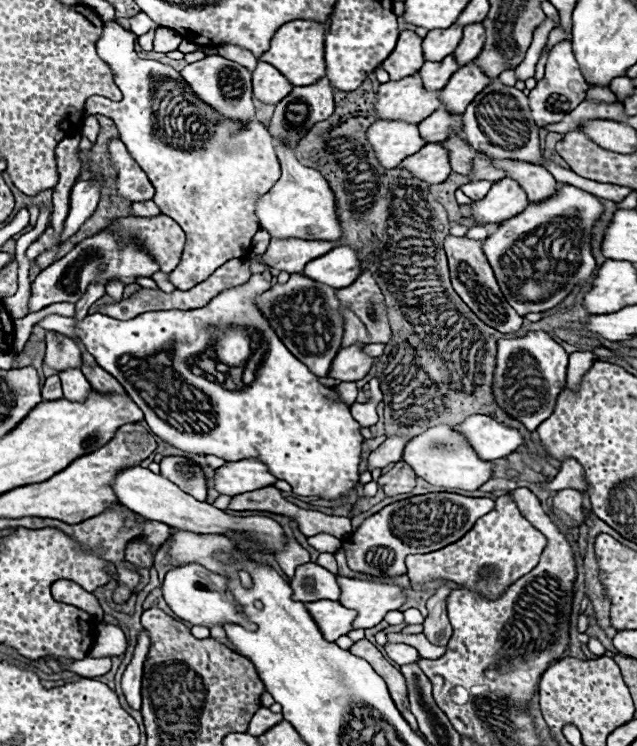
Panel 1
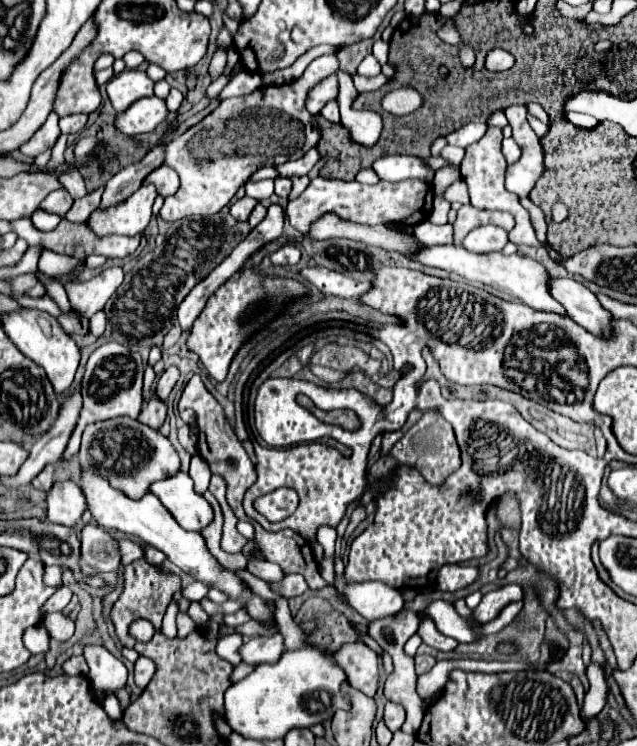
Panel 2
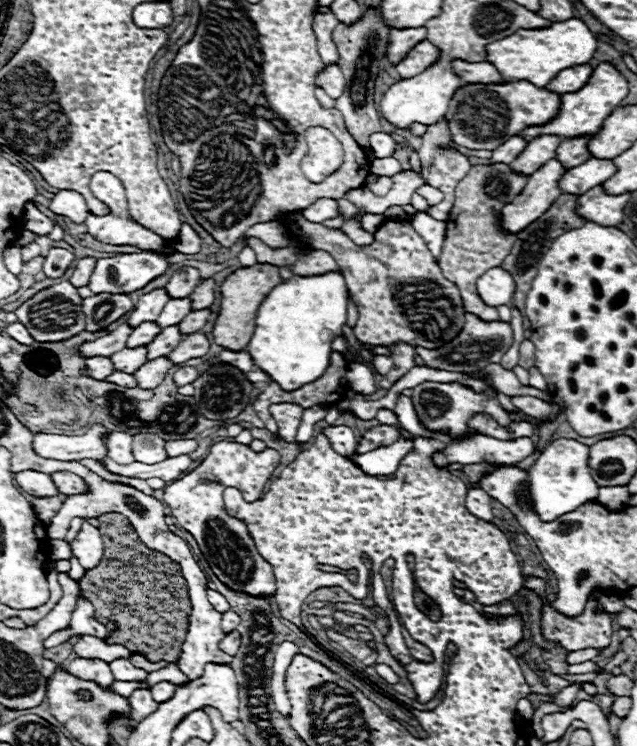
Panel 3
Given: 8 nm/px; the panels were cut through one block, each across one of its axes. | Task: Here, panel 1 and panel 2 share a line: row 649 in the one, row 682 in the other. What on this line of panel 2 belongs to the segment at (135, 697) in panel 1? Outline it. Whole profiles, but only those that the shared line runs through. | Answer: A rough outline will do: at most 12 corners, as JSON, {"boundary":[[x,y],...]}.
{"boundary":[[138,658],[136,686],[146,688],[156,672],[150,658]]}

